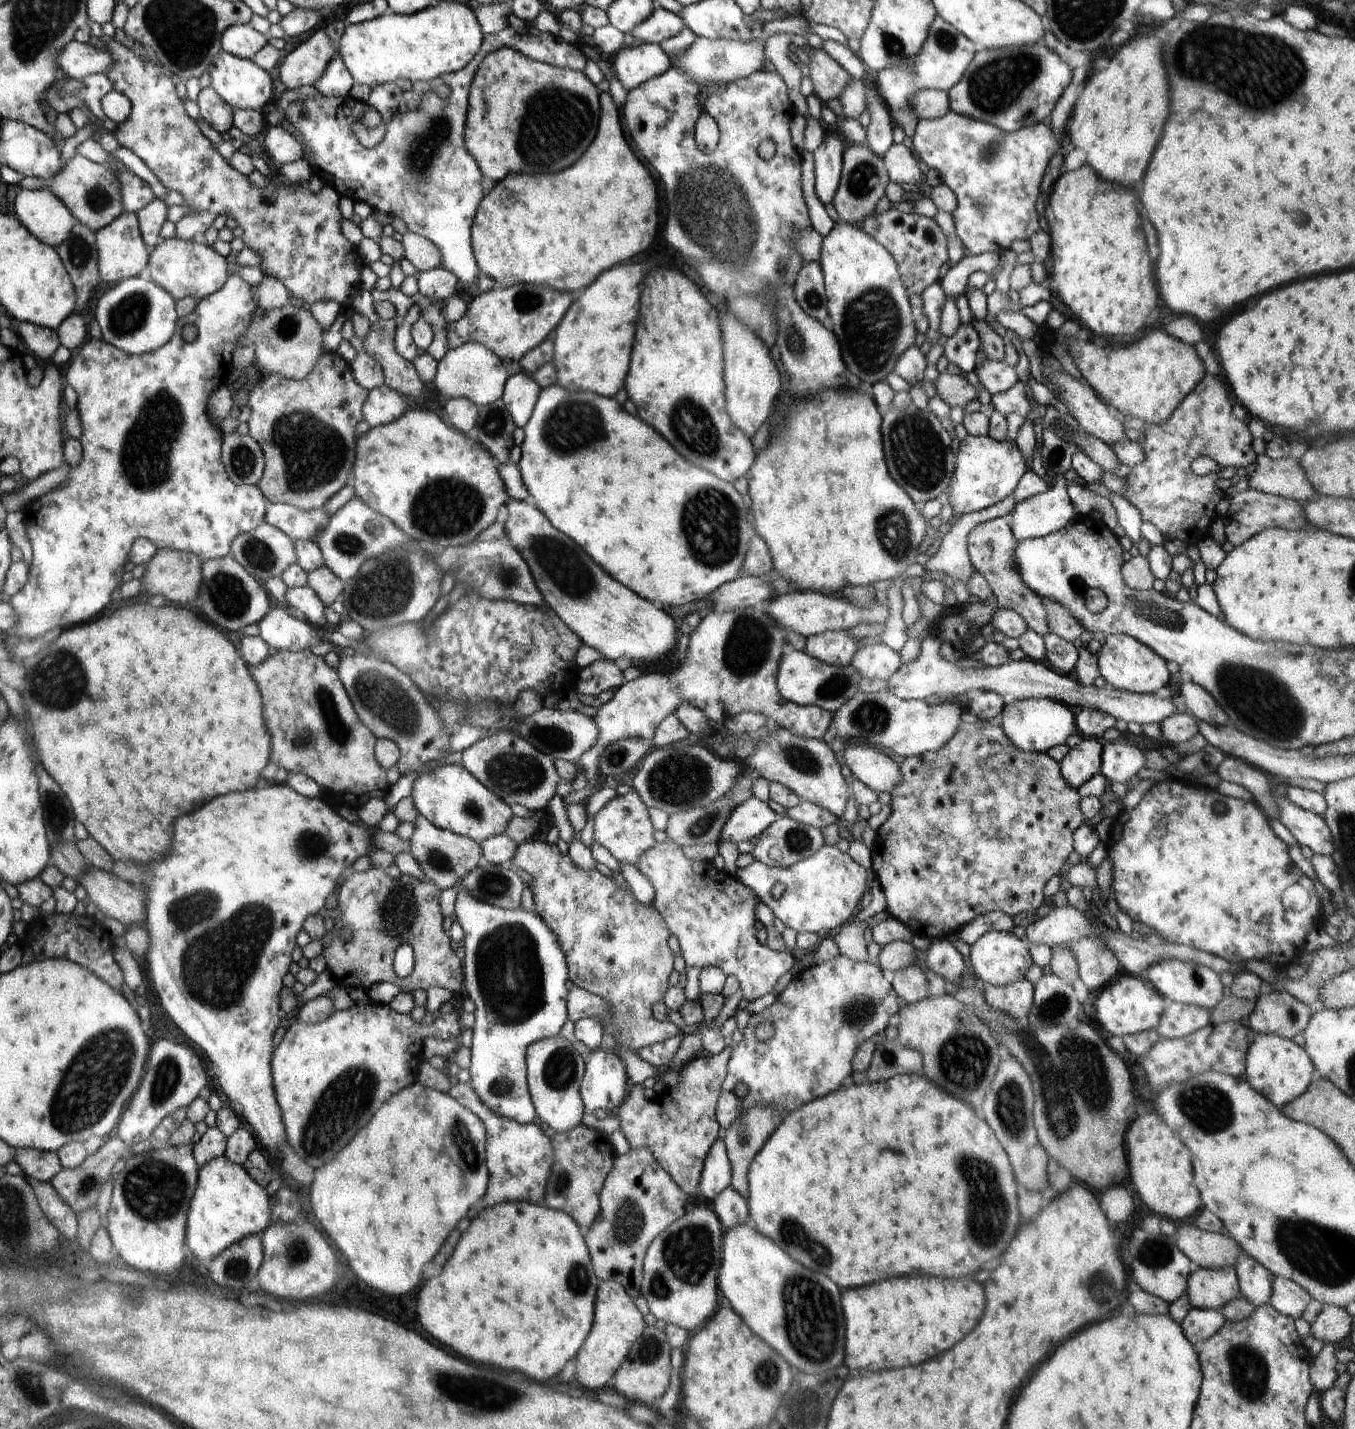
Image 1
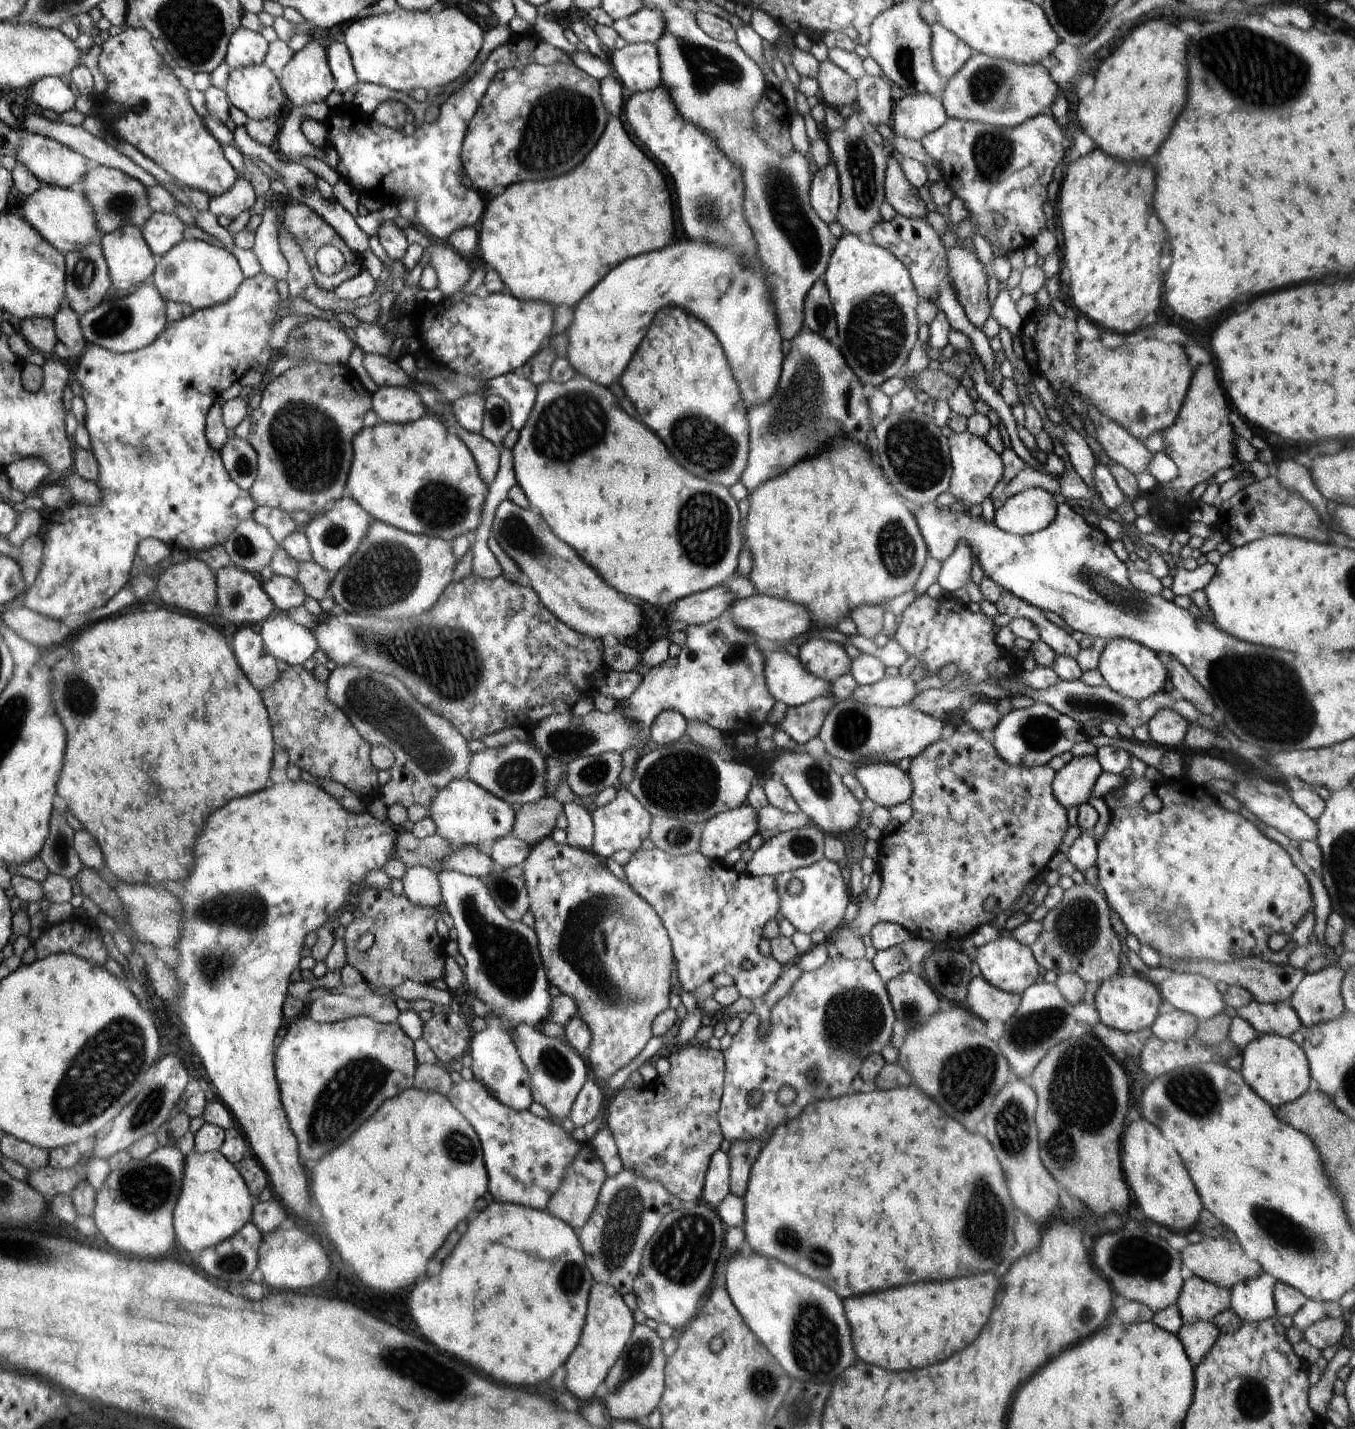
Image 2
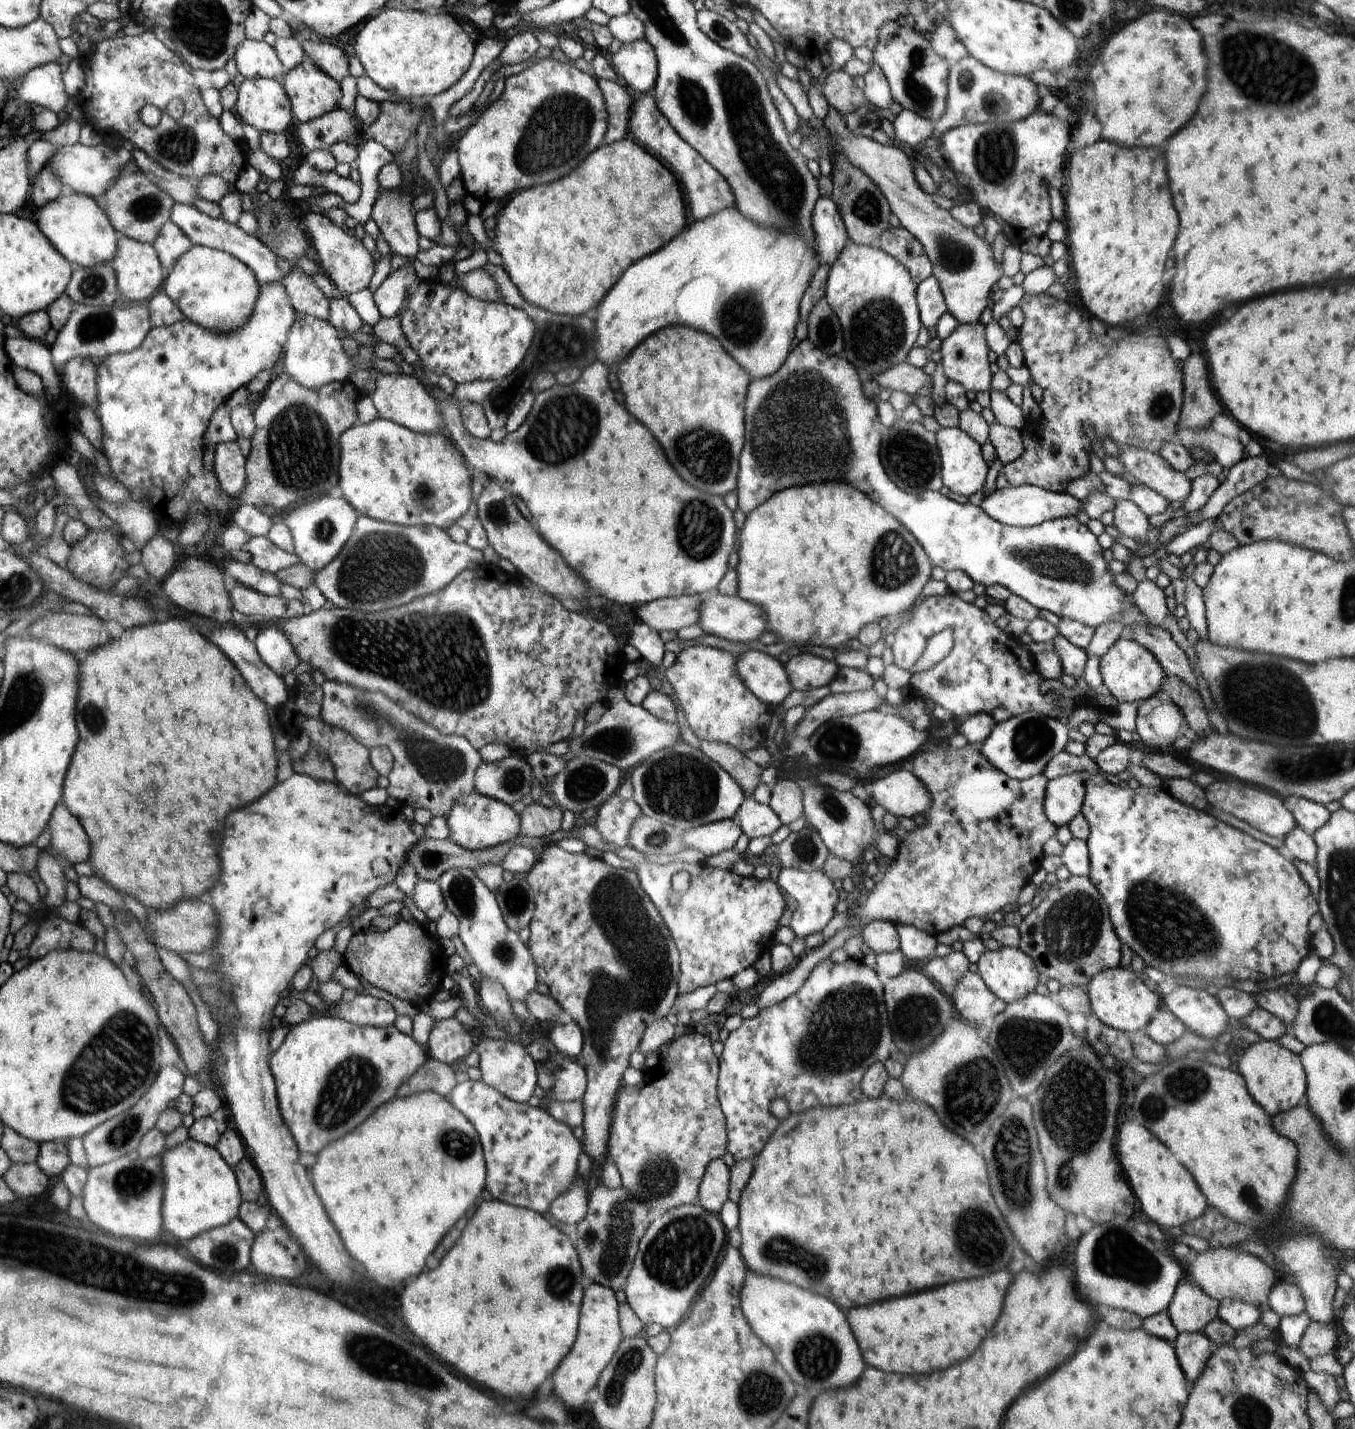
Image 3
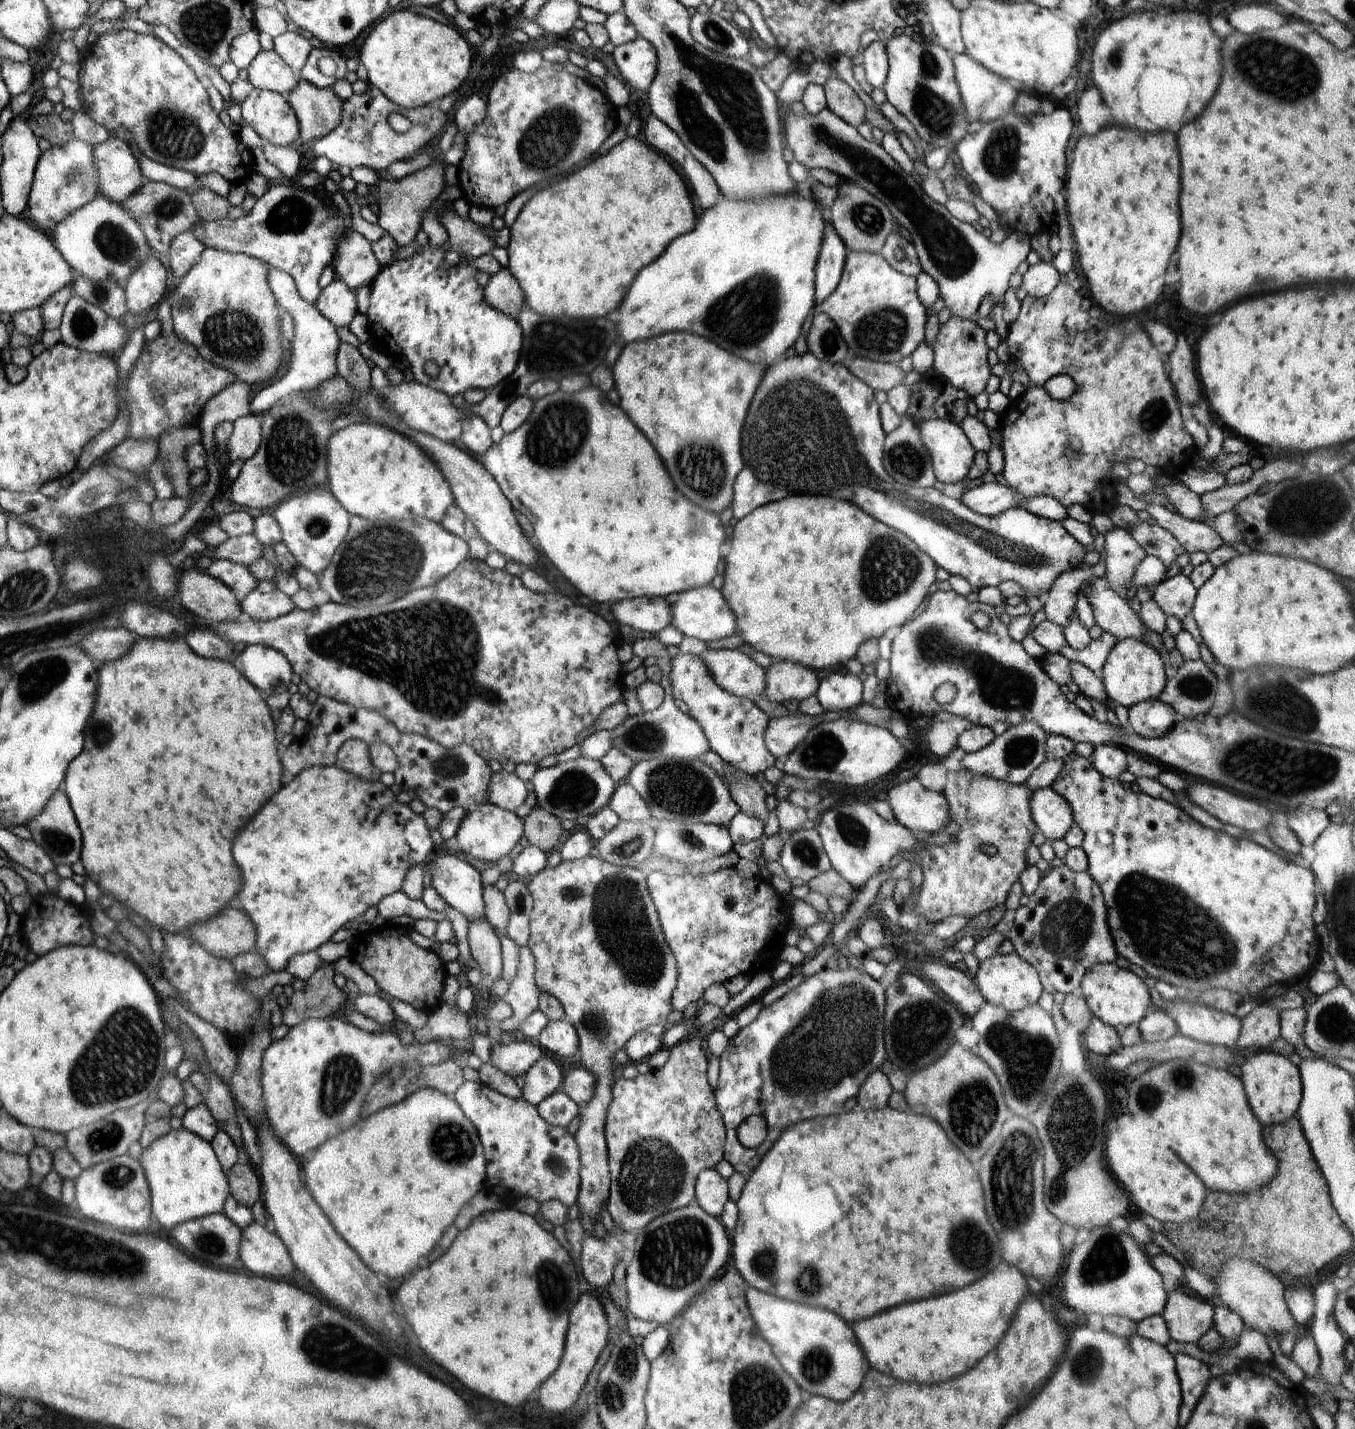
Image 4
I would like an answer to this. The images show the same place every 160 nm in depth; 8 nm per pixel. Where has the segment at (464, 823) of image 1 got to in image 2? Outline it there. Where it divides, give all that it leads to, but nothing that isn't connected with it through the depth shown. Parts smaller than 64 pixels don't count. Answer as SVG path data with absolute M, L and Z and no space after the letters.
M469 778L452 780L446 788L436 792L428 810L439 836L456 845L478 846L486 840L500 840L512 833L515 824L513 808Z

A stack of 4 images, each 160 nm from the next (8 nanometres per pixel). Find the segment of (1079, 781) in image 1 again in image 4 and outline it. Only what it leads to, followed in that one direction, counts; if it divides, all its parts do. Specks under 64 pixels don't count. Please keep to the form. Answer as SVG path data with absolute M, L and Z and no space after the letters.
M1042 788L1034 792L1030 800L1030 814L1038 826L1038 831L1050 843L1061 840L1074 824L1074 812L1070 802L1066 802L1054 788Z

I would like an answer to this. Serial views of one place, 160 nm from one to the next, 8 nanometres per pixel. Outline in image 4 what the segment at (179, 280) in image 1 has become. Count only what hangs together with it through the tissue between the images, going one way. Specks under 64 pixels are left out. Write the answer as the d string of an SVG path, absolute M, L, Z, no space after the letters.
M205 248L190 272L184 276L170 299L174 331L180 340L194 344L196 352L210 364L224 366L236 376L238 383L254 385L270 380L282 364L282 336L280 336L279 310L276 300L266 282L266 266L260 260L242 253L221 252L216 248Z

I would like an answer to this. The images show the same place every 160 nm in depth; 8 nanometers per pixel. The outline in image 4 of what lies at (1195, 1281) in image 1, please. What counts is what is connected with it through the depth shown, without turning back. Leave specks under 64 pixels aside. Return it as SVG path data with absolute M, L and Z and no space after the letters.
M1186 1287L1169 1292L1162 1315L1170 1338L1176 1342L1196 1343L1213 1328L1213 1307Z

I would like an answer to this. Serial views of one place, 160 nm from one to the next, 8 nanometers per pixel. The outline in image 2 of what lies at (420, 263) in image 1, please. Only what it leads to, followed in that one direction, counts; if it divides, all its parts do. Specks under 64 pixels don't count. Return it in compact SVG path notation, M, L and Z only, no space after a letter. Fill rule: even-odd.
M435 241L423 248L424 256L429 256L428 265L438 276L438 290L445 297L460 293L460 290L468 284L473 269L458 252L454 252L447 244ZM424 251L427 252L424 252Z

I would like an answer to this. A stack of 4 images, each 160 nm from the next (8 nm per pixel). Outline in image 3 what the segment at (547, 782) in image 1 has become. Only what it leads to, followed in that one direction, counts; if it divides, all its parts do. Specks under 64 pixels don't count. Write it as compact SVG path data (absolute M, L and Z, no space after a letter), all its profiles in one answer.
M519 753L498 762L483 761L474 774L475 792L510 807L531 794L535 780L526 757Z

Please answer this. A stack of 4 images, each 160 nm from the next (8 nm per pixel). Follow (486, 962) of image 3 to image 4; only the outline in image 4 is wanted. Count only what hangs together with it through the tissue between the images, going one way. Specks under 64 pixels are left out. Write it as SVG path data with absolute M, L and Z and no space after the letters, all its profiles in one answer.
M454 852L448 855L433 857L424 866L431 877L431 886L451 906L458 909L467 918L468 923L474 919L485 919L485 904L483 901L483 884L478 869L463 861Z

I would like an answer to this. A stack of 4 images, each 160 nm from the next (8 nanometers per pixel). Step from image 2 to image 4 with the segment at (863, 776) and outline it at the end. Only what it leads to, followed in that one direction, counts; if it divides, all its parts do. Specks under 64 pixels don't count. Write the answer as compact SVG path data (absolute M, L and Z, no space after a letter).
M916 778L895 784L884 801L893 811L896 822L918 836L941 832L950 821L942 793L924 788Z

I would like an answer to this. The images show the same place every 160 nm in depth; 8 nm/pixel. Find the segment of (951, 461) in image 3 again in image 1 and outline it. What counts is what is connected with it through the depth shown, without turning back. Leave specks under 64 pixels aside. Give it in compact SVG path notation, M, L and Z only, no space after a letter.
M967 435L960 442L960 452L956 455L952 486L943 495L943 501L952 506L953 517L979 512L1008 498L1018 487L1027 466L1019 446L1015 442L998 442L988 435L977 437Z

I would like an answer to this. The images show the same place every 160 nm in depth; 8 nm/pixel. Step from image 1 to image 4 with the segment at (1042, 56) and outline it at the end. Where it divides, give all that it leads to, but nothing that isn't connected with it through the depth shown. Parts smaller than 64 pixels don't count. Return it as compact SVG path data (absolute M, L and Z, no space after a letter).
M951 54L951 58L954 66L954 78L958 92L960 92L960 100L962 100L962 110L966 112L966 120L988 122L1012 112L1010 108L1012 108L1019 92L1012 88L1009 83L1010 80L990 72L970 55Z

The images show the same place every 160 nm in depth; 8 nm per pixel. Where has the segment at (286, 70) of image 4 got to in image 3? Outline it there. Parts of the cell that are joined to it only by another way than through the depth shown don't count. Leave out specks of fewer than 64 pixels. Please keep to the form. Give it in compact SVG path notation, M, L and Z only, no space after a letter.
M244 38L236 46L234 60L239 74L245 79L272 78L277 80L282 72L282 62L278 59L273 46L263 40Z

